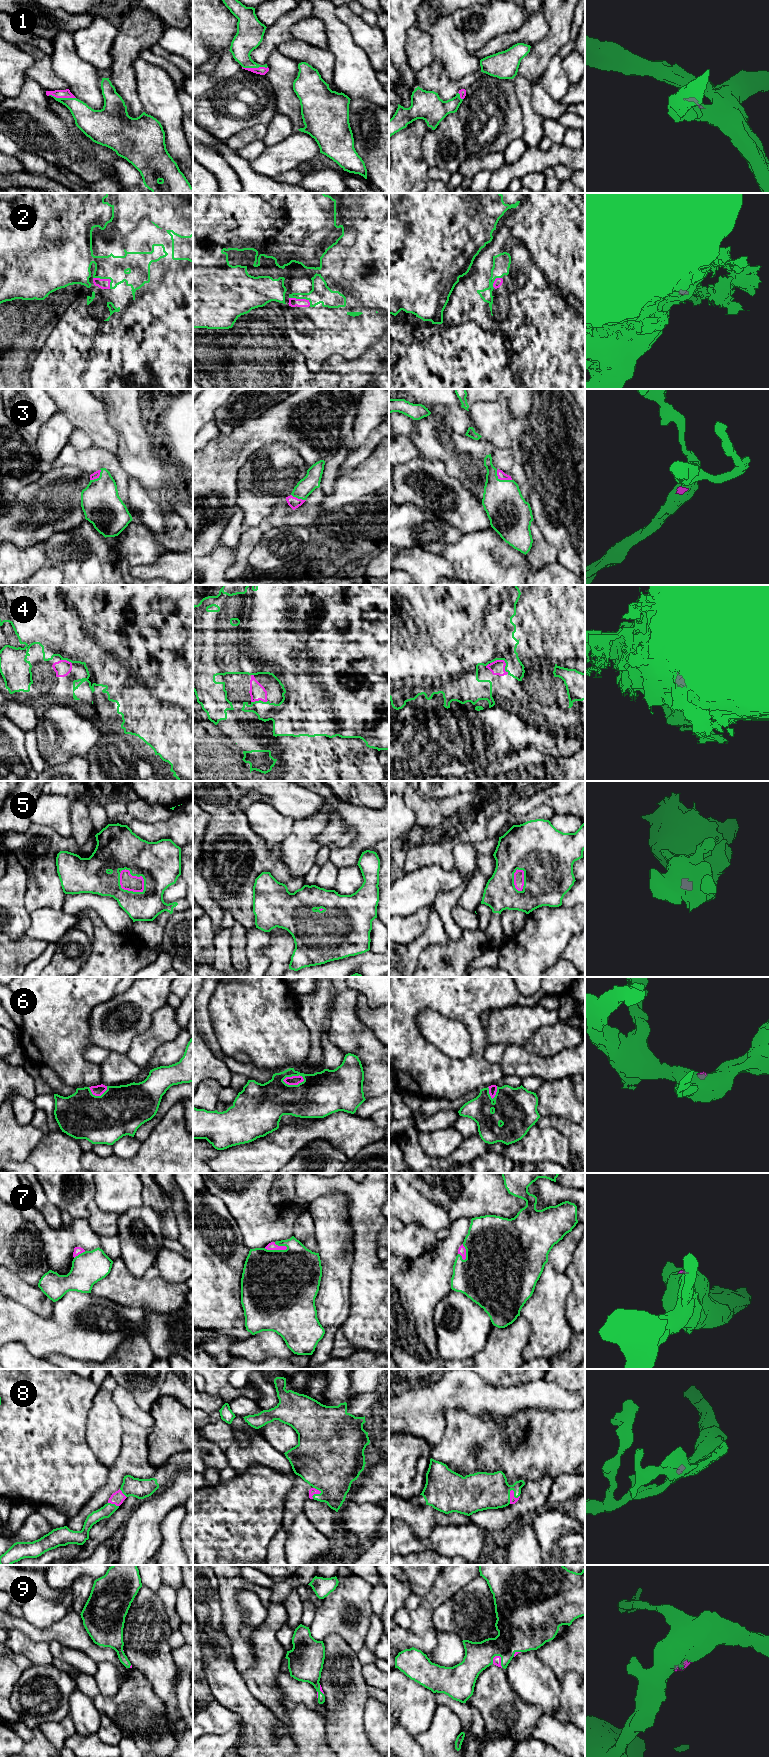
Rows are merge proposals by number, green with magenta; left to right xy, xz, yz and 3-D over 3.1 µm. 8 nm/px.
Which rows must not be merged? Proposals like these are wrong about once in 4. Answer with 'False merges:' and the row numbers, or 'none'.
False merges: 2, 4

